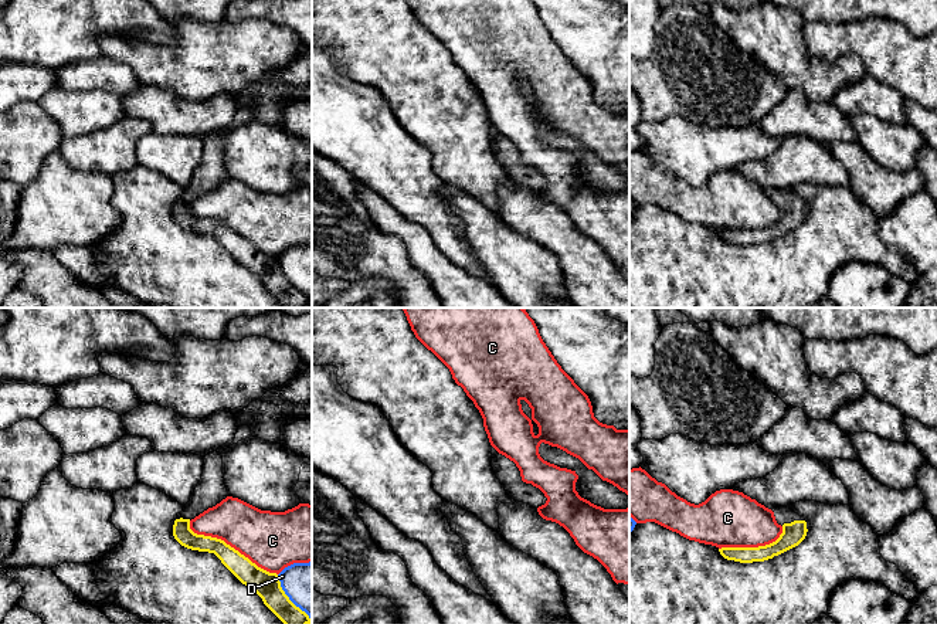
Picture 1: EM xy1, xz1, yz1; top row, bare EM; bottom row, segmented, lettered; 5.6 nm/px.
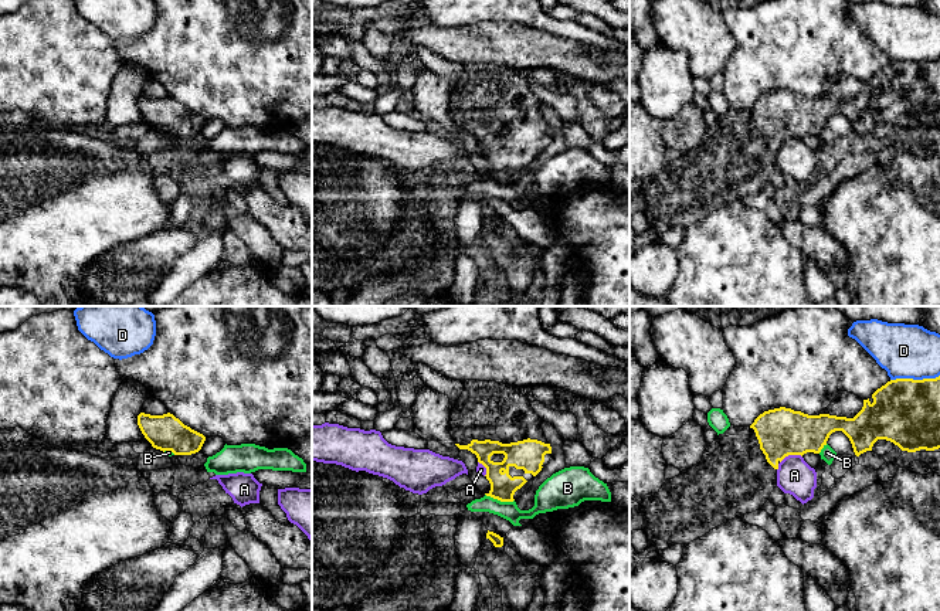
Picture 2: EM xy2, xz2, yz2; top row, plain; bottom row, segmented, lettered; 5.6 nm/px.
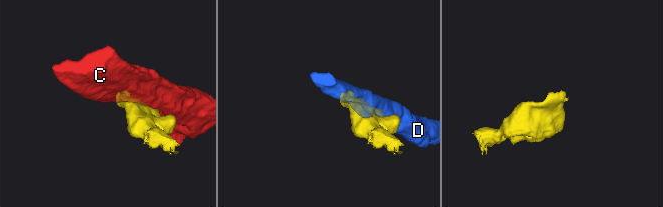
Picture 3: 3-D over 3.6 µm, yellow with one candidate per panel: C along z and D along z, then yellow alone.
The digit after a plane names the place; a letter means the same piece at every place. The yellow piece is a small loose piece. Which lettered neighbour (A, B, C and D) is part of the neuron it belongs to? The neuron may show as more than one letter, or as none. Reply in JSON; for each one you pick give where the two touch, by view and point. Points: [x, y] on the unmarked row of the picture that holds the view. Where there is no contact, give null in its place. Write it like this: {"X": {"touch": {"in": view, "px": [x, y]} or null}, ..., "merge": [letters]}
{"merge": []}

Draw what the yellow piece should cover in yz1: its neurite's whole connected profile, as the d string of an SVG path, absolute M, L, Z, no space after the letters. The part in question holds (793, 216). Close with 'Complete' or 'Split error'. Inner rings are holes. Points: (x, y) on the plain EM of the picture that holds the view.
M778 189L774 199L777 206L782 208L782 216L775 224L758 230L722 230L719 231L720 237L740 245L764 244L798 228L805 221L807 204L792 191Z. Split error

